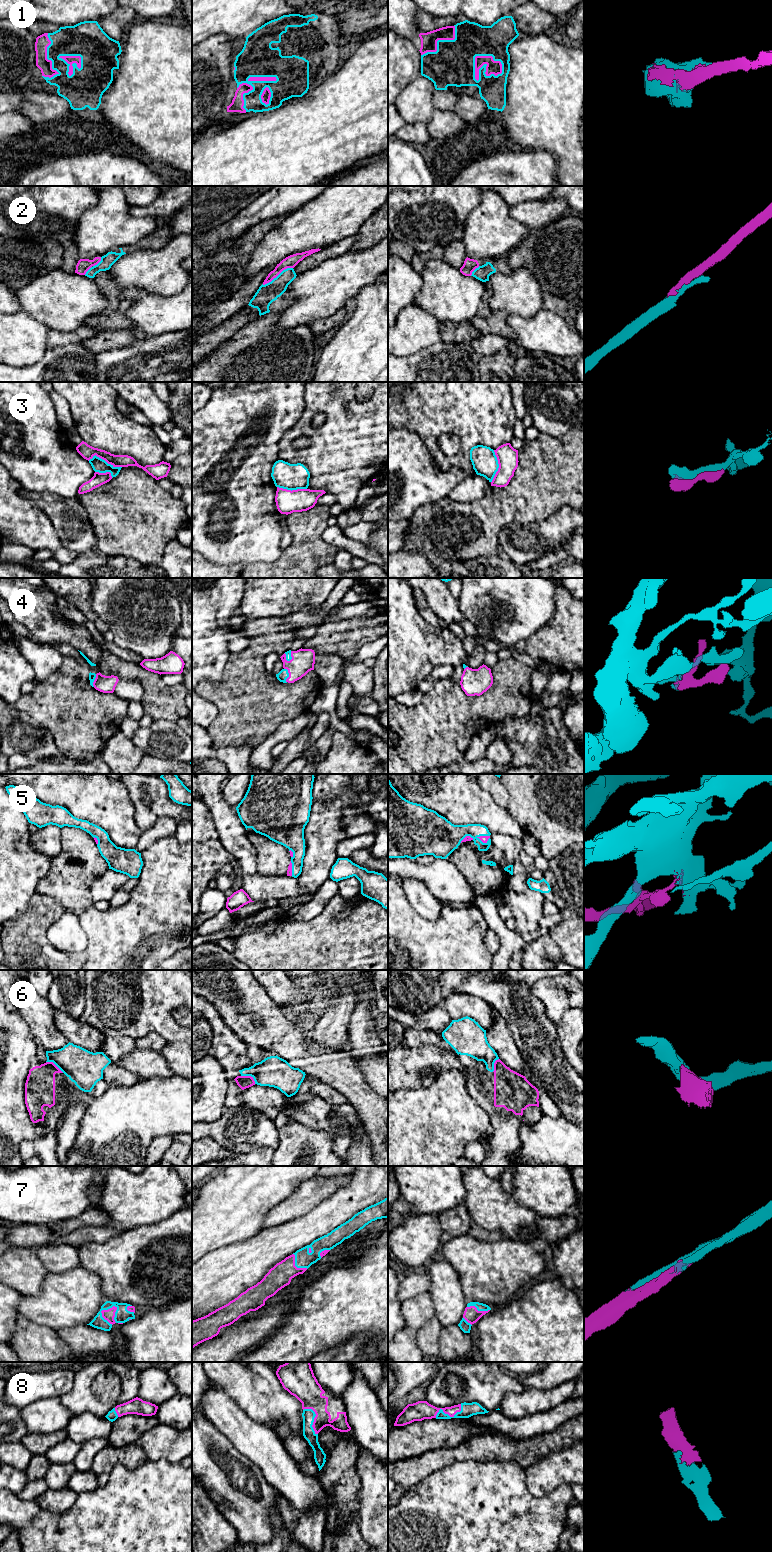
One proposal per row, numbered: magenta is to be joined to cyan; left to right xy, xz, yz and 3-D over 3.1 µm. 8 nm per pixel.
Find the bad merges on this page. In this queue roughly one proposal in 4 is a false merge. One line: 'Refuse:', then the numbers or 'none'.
Refuse: 2, 3, 6

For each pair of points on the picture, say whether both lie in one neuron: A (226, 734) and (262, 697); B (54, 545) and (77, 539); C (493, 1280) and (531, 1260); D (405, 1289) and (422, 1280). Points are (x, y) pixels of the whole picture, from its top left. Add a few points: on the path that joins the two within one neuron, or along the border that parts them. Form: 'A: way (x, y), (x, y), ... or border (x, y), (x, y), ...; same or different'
A: way (235, 725), (253, 706); same
B: border (51, 521), (62, 546); different
C: way (502, 1271), (508, 1266), (522, 1263); same
D: way (409, 1287), (418, 1282); same

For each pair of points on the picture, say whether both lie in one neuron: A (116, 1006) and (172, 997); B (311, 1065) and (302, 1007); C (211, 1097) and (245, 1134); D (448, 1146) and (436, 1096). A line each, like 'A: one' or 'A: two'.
A: one
B: two
C: one
D: one

